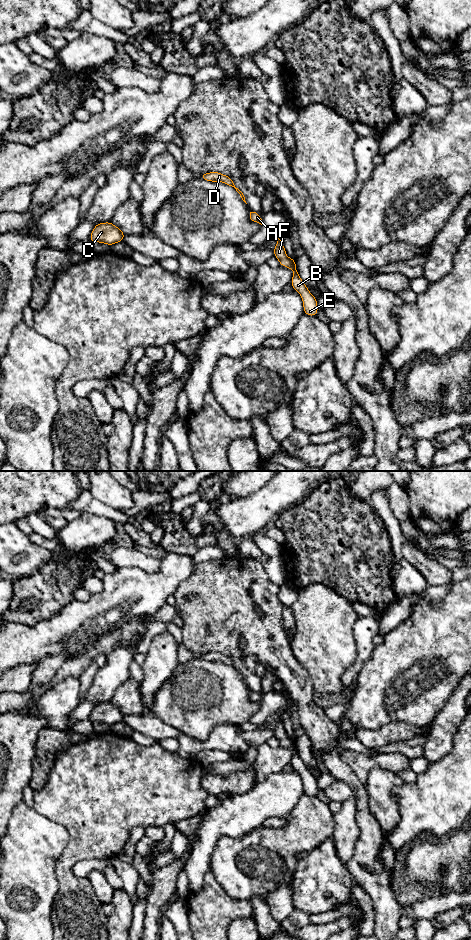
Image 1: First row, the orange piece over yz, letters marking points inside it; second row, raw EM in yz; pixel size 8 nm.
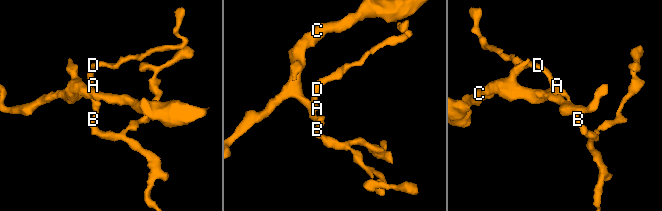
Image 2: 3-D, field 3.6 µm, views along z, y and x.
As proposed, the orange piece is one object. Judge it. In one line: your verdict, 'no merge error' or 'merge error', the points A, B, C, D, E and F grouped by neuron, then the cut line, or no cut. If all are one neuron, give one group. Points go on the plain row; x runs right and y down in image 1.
no merge error; A B C D E F; no cut

